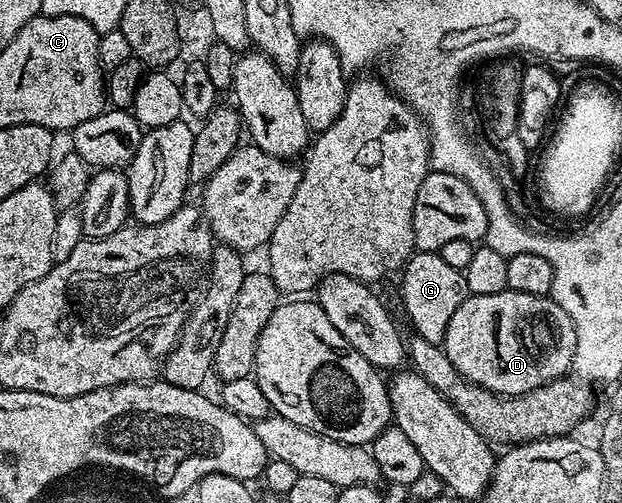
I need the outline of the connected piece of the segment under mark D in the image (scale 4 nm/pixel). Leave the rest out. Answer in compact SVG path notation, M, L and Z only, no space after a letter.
M509 290L500 294L467 295L460 310L452 314L452 322L448 322L448 330L440 347L445 350L448 362L452 362L452 366L468 382L497 396L523 396L554 380L563 379L573 369L576 326L572 326L572 318L568 318L568 314L564 314L564 310L560 310L550 296L520 294Z

